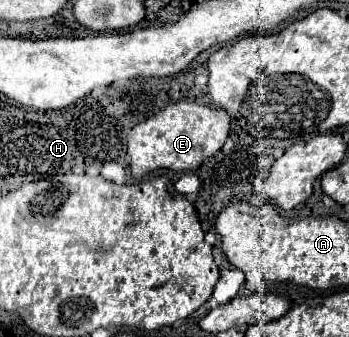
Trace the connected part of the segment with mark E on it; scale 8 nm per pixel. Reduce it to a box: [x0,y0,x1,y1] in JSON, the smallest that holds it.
[128,102,230,180]

